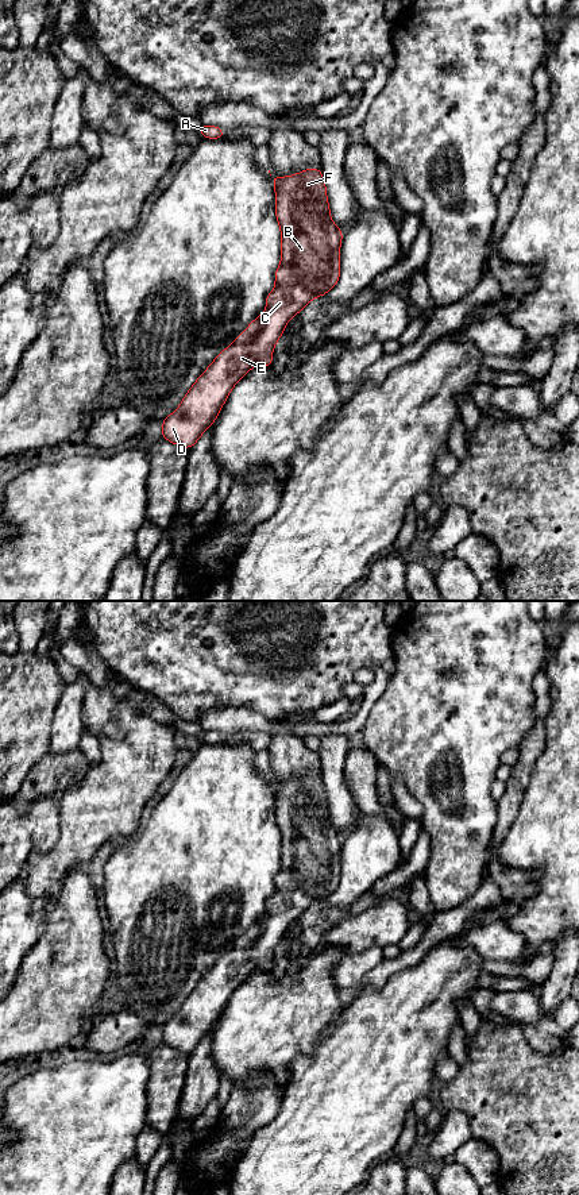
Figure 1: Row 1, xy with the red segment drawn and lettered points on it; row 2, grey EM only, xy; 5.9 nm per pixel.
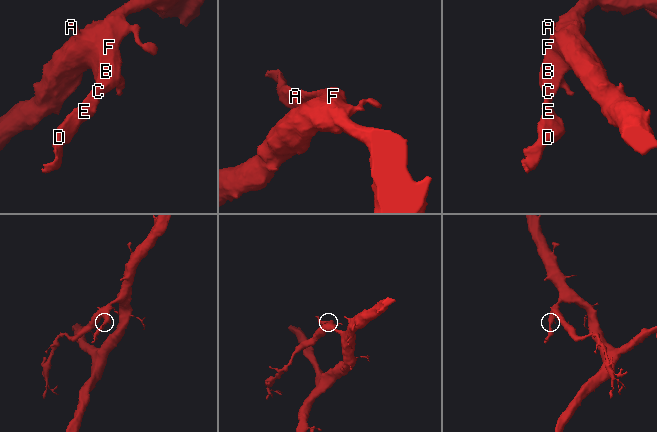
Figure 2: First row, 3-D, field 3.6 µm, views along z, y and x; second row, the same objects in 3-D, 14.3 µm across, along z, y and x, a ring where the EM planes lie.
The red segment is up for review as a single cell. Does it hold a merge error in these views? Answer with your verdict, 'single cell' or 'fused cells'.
single cell

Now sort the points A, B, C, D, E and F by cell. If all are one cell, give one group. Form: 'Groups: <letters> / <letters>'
Groups: A B C D E F

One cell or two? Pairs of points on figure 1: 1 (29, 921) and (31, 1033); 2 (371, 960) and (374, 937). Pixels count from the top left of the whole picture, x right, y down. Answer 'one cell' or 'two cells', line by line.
1: two cells
2: two cells

